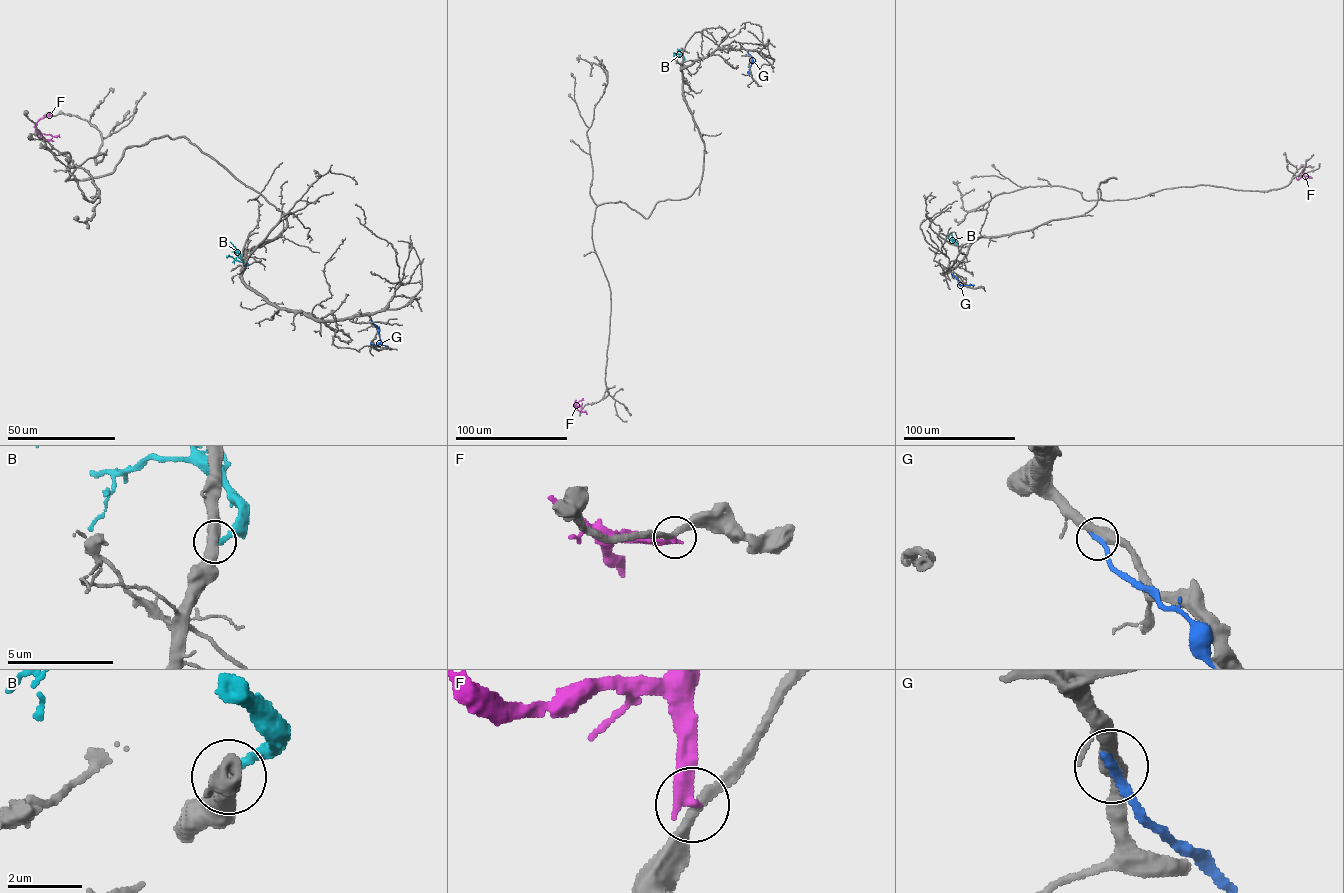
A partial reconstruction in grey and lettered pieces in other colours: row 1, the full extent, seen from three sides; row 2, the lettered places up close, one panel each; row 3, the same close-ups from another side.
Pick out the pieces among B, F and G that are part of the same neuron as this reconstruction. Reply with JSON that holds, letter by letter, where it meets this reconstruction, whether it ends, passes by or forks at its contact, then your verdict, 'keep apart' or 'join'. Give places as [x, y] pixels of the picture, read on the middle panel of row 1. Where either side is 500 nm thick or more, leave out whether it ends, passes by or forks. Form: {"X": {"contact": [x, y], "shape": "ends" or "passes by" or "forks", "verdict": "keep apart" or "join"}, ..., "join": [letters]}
{"B": {"contact": [683, 60], "shape": "ends", "verdict": "keep apart"}, "F": {"contact": [581, 409], "shape": "ends", "verdict": "keep apart"}, "G": {"contact": [748, 53], "shape": "ends", "verdict": "keep apart"}, "join": []}

